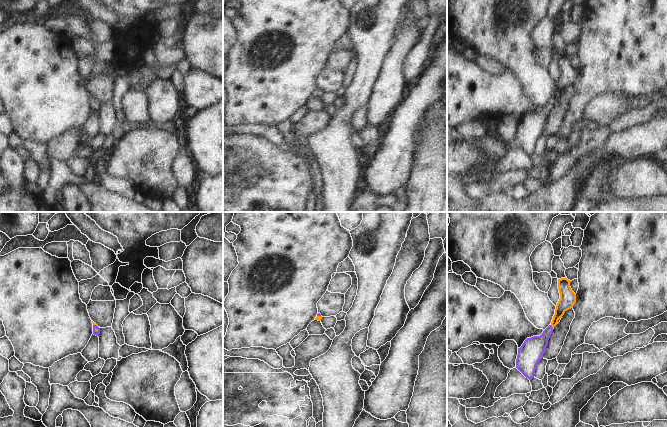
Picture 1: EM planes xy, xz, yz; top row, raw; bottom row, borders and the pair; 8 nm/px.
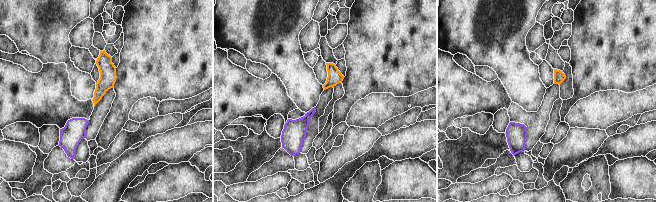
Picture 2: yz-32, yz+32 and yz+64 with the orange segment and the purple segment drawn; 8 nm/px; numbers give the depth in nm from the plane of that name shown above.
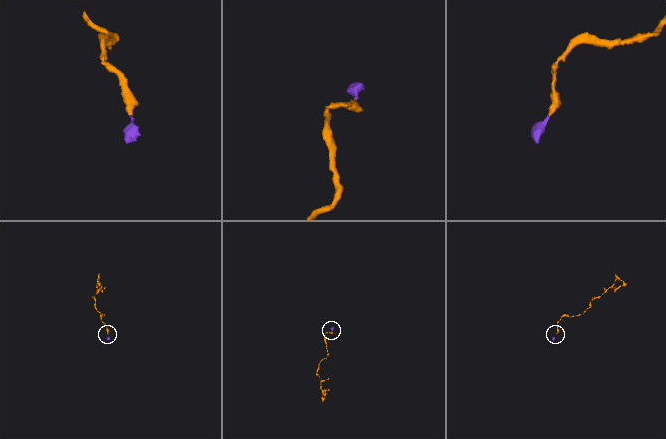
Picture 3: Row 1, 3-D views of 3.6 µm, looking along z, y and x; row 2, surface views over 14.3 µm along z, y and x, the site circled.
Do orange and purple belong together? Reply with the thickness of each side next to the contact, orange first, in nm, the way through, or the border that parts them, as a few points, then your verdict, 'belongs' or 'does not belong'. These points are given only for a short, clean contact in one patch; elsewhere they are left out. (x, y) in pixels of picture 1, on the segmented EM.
130 nm thick on the orange side, 190 nm on the other; runs through yz (567, 300), (561, 307), (552, 327), (532, 350); belongs

